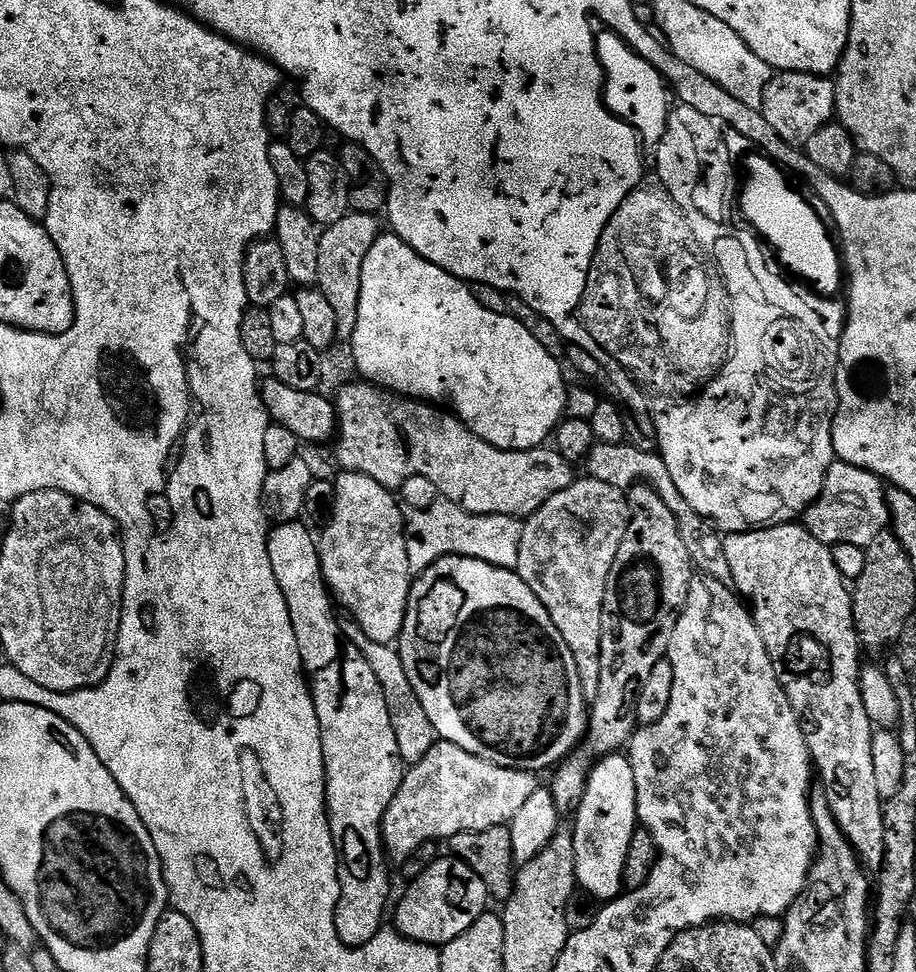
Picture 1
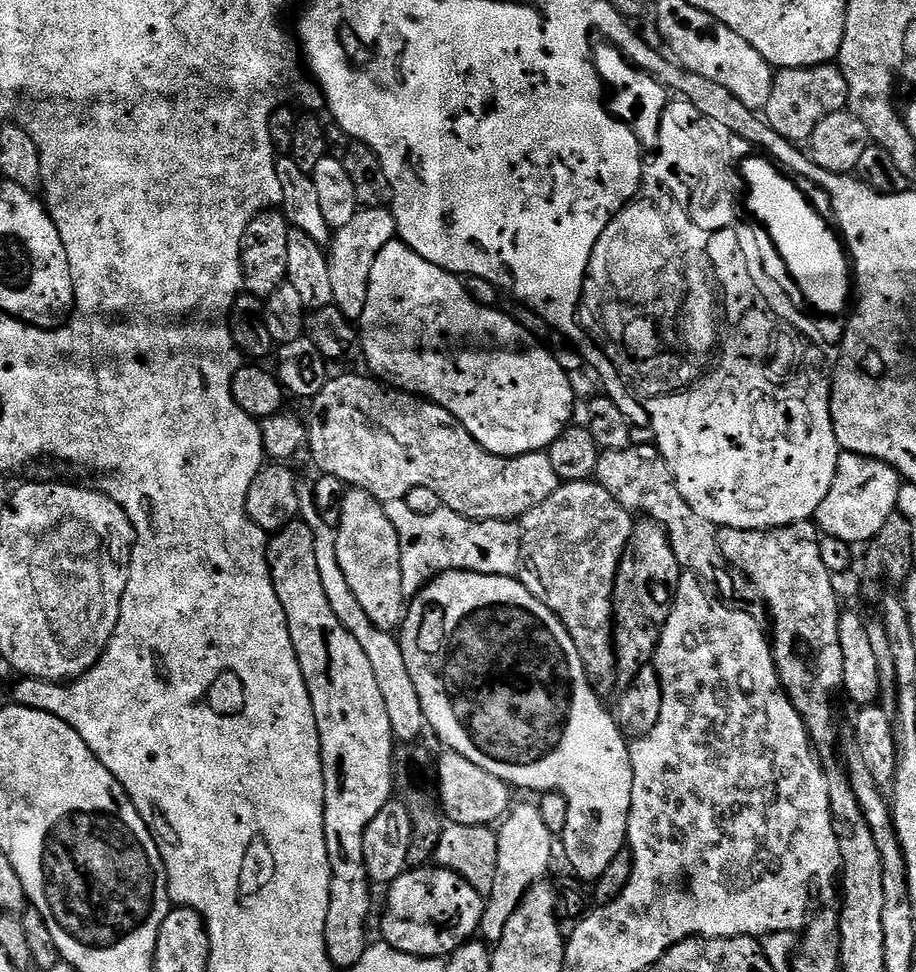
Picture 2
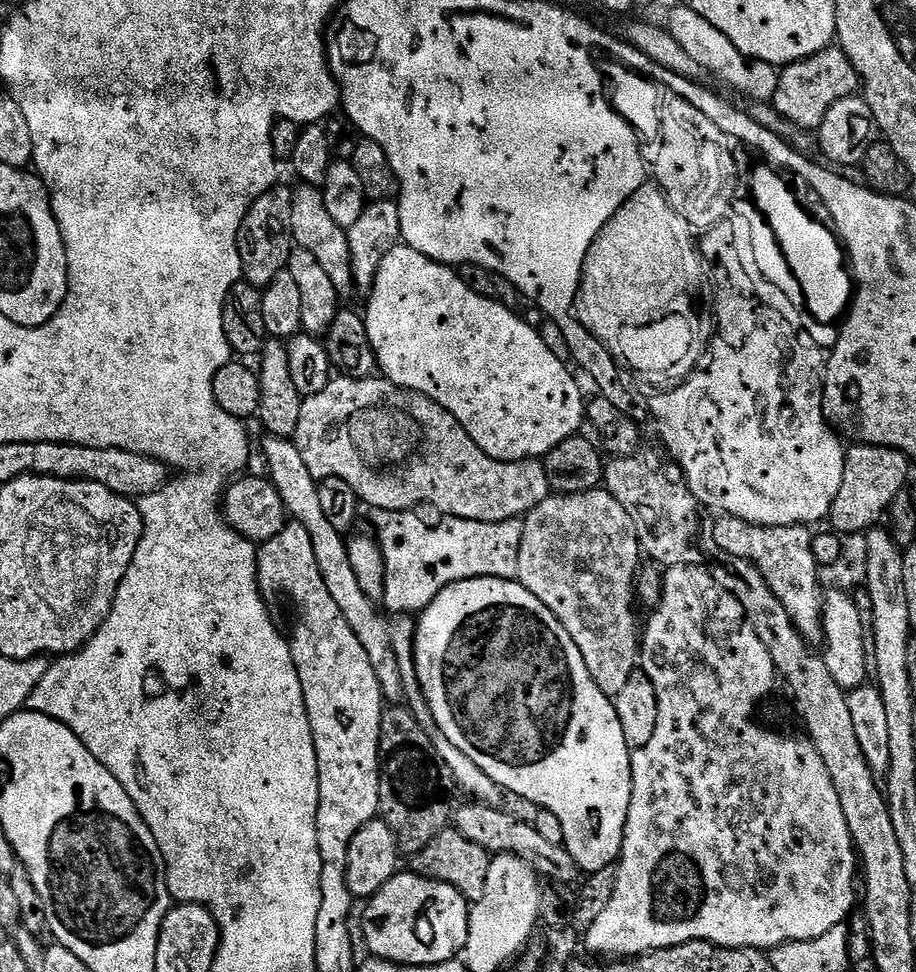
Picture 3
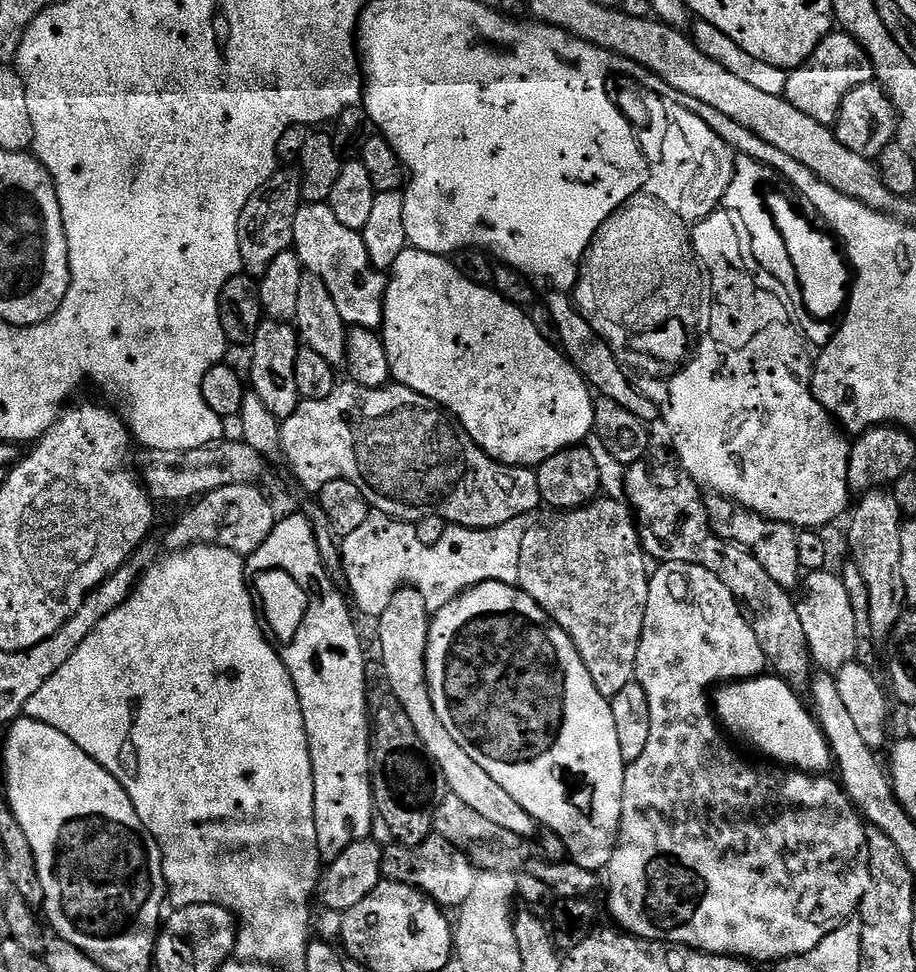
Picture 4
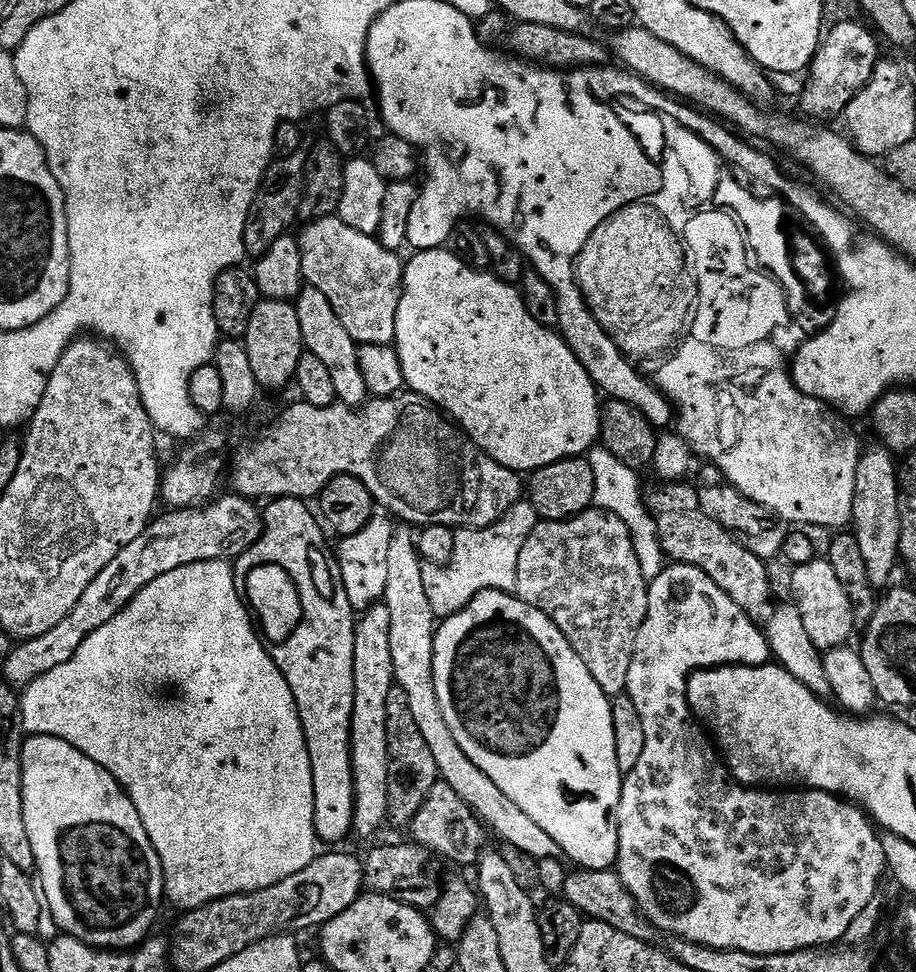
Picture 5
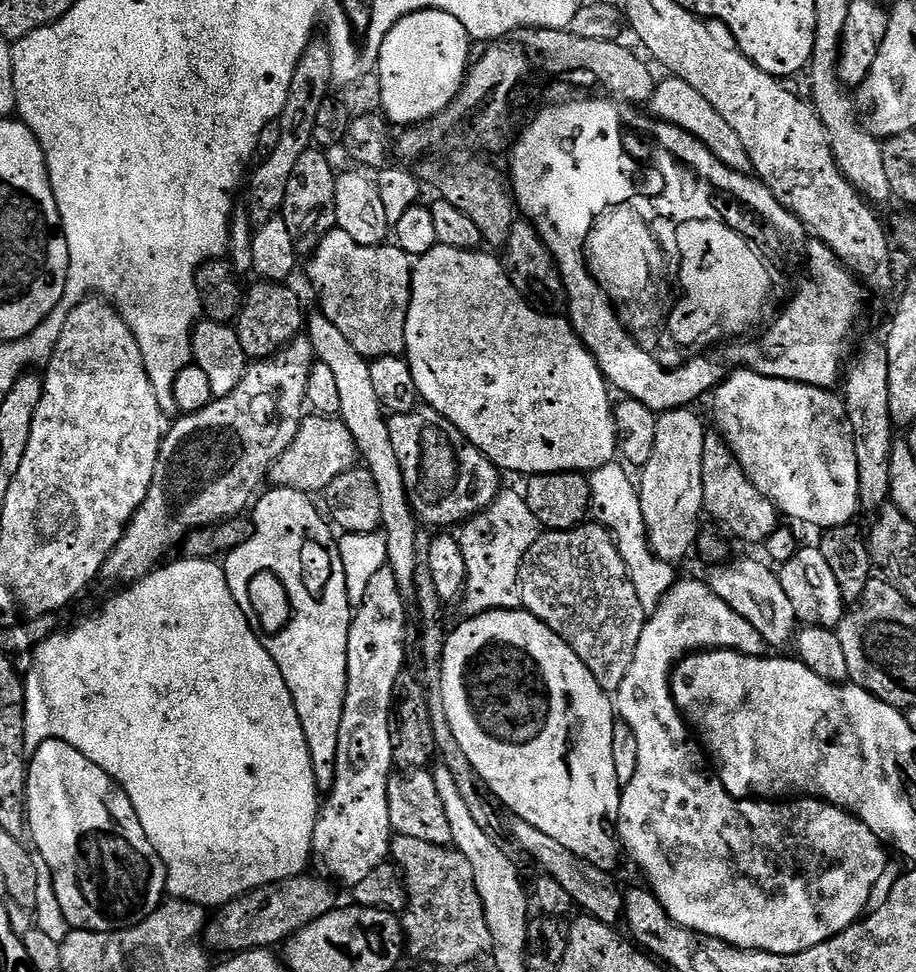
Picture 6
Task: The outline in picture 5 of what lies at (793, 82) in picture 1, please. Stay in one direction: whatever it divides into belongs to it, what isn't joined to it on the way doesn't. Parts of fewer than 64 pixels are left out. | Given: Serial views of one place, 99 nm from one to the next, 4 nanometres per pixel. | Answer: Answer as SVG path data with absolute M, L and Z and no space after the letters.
M844 20L831 28L832 25L821 39L816 57L806 69L804 93L798 98L798 104L804 107L803 115L812 122L839 121L852 99L863 90L866 82L870 82L877 64L882 59L881 41L867 23Z

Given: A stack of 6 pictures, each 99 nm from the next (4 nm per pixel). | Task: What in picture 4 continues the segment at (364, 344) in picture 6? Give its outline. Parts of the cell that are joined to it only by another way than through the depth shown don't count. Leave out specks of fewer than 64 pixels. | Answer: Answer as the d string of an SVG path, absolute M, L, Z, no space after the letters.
M328 202L322 204L301 203L298 214L294 214L294 251L305 273L317 276L330 290L330 298L334 298L334 306L338 314L342 314L348 328L379 329L384 323L384 295L388 289L388 276L373 266L370 254L366 254L366 242L359 231L342 226L334 216L334 210Z

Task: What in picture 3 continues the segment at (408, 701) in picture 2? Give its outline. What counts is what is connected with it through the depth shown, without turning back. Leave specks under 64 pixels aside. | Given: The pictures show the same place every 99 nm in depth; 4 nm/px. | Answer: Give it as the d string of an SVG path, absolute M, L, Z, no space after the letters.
M265 435L263 439L264 460L268 463L267 479L271 480L278 490L284 503L285 513L295 523L306 526L306 534L310 534L310 542L314 542L314 558L318 558L318 570L322 570L322 582L326 582L330 598L338 602L338 610L342 610L342 618L346 618L350 630L354 630L354 638L362 642L362 650L366 650L366 658L370 658L370 666L374 666L374 674L378 678L378 686L385 701L399 701L404 695L402 674L398 674L398 662L394 658L394 650L390 647L388 620L362 590L362 586L358 586L358 578L354 575L354 568L350 566L350 554L345 537L330 526L329 519L321 509L317 480L312 477L310 470L306 470L306 462L302 462L302 454L298 454L298 446L291 439L269 435Z

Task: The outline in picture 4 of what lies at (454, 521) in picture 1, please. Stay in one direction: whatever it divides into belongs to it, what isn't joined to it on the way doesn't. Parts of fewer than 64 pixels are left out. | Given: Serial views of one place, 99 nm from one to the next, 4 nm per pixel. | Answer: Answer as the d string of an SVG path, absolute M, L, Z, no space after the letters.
M369 511L362 526L339 541L340 567L342 577L348 582L347 593L359 615L361 612L378 618L400 588L416 588L422 598L426 598L428 613L435 614L442 606L454 602L461 592L487 580L519 585L522 538L526 538L529 523L529 517L519 516L493 528L449 526L434 546L426 546L426 542L418 538L415 523L396 520L384 512Z

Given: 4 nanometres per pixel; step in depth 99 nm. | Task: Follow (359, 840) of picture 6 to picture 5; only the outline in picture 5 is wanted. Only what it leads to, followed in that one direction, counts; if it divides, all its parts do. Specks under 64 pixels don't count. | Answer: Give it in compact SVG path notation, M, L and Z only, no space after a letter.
M377 602L359 617L354 634L354 714L352 715L352 769L356 775L355 835L372 836L388 820L388 747L386 746L386 698L394 687L394 661L390 658L390 610Z

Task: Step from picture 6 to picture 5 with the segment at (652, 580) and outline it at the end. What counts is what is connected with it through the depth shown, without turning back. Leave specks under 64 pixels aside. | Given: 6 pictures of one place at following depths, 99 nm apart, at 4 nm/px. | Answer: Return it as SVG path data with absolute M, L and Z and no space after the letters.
M597 446L587 453L594 473L595 502L594 506L604 512L612 513L621 518L627 528L631 530L631 541L634 542L635 554L638 555L642 574L647 581L651 581L666 567L666 557L658 538L657 522L652 513L647 510L644 488L640 486L639 473L625 463L618 462L608 450Z

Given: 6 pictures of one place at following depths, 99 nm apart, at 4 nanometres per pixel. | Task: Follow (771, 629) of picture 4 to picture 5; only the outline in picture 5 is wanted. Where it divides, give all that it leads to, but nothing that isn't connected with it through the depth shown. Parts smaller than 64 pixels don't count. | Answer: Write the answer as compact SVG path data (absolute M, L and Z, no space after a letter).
M660 482L657 488L648 488L646 492L647 510L652 513L657 522L658 538L661 540L661 548L669 561L678 564L693 564L698 570L702 570L714 581L716 585L740 607L751 620L757 622L767 621L770 615L772 600L772 580L768 577L769 565L759 560L746 546L742 546L735 536L732 536L718 522L714 522L702 510L702 502L698 502L698 494L695 487L688 482Z

